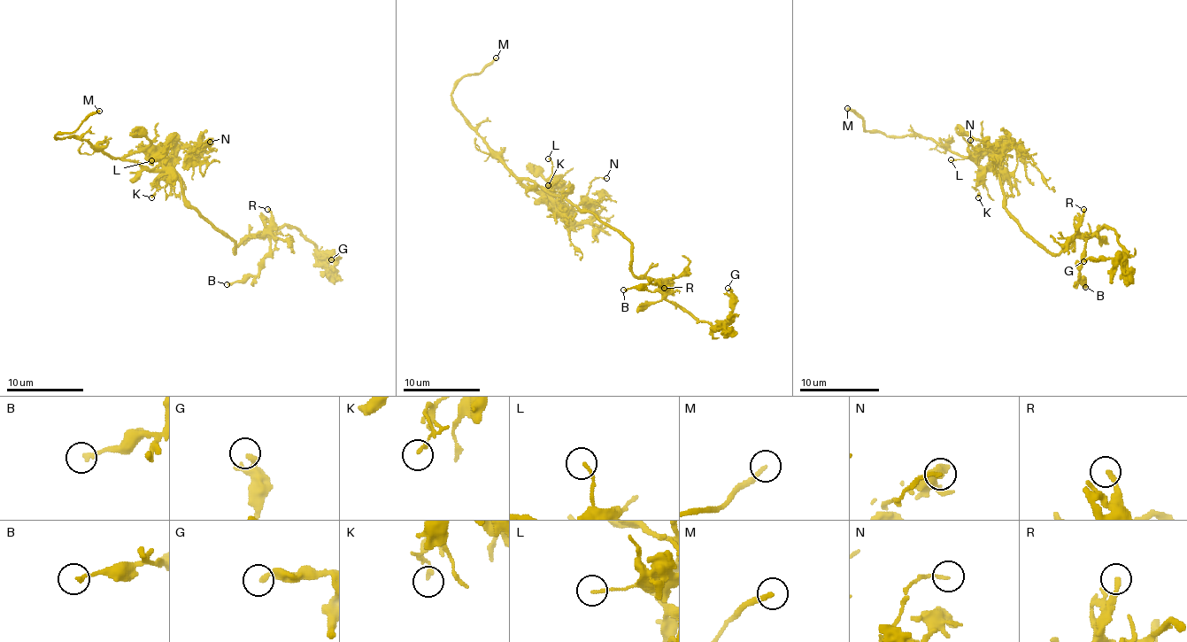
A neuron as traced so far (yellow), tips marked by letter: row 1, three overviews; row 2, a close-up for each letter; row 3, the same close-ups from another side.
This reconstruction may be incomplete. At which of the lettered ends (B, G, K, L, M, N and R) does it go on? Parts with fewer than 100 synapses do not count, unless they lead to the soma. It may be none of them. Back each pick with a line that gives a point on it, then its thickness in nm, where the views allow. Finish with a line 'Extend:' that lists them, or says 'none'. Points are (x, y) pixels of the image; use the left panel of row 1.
M: at (99, 111); 200 nm thick
Extend: M

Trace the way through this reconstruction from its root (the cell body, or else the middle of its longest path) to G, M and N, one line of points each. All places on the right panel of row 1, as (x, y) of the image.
G: (1004, 197), (1016, 221), (1052, 253), (1067, 249), (1074, 237), (1109, 228), (1123, 251), (1083, 261)
M: (1004, 197), (1002, 181), (974, 159), (952, 154), (928, 138), (867, 132), (863, 119), (847, 108)
N: (1004, 197), (1010, 193), (1010, 175), (1016, 170), (1016, 148), (1000, 148), (990, 154), (976, 150), (970, 140)

